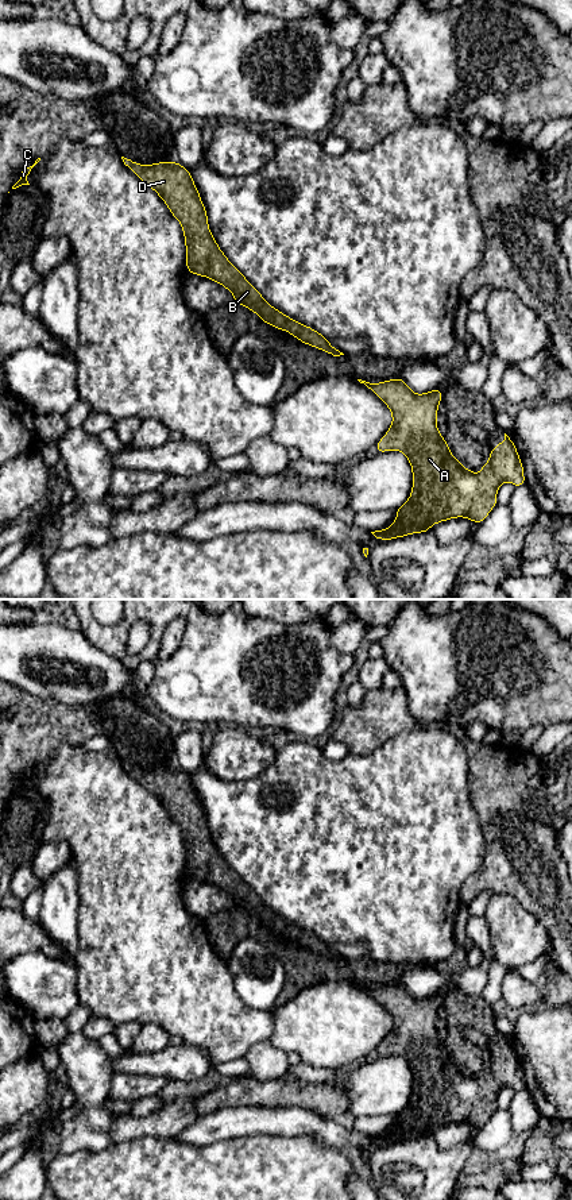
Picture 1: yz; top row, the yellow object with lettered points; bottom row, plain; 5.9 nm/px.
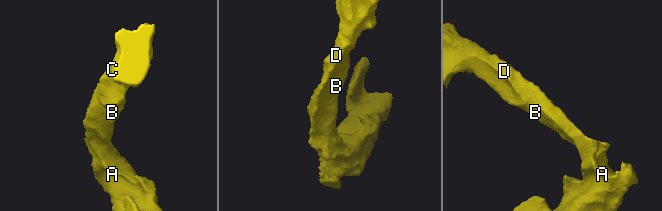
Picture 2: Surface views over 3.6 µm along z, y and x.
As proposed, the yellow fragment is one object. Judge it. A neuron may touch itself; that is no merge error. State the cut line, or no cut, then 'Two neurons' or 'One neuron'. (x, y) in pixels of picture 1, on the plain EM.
No split. One neuron

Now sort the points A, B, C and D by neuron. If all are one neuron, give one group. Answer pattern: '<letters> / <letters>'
A B C D

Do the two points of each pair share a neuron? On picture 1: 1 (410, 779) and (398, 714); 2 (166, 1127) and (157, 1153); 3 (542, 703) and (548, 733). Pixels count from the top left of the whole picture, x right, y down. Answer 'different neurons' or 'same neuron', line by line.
1: different neurons
2: different neurons
3: different neurons

